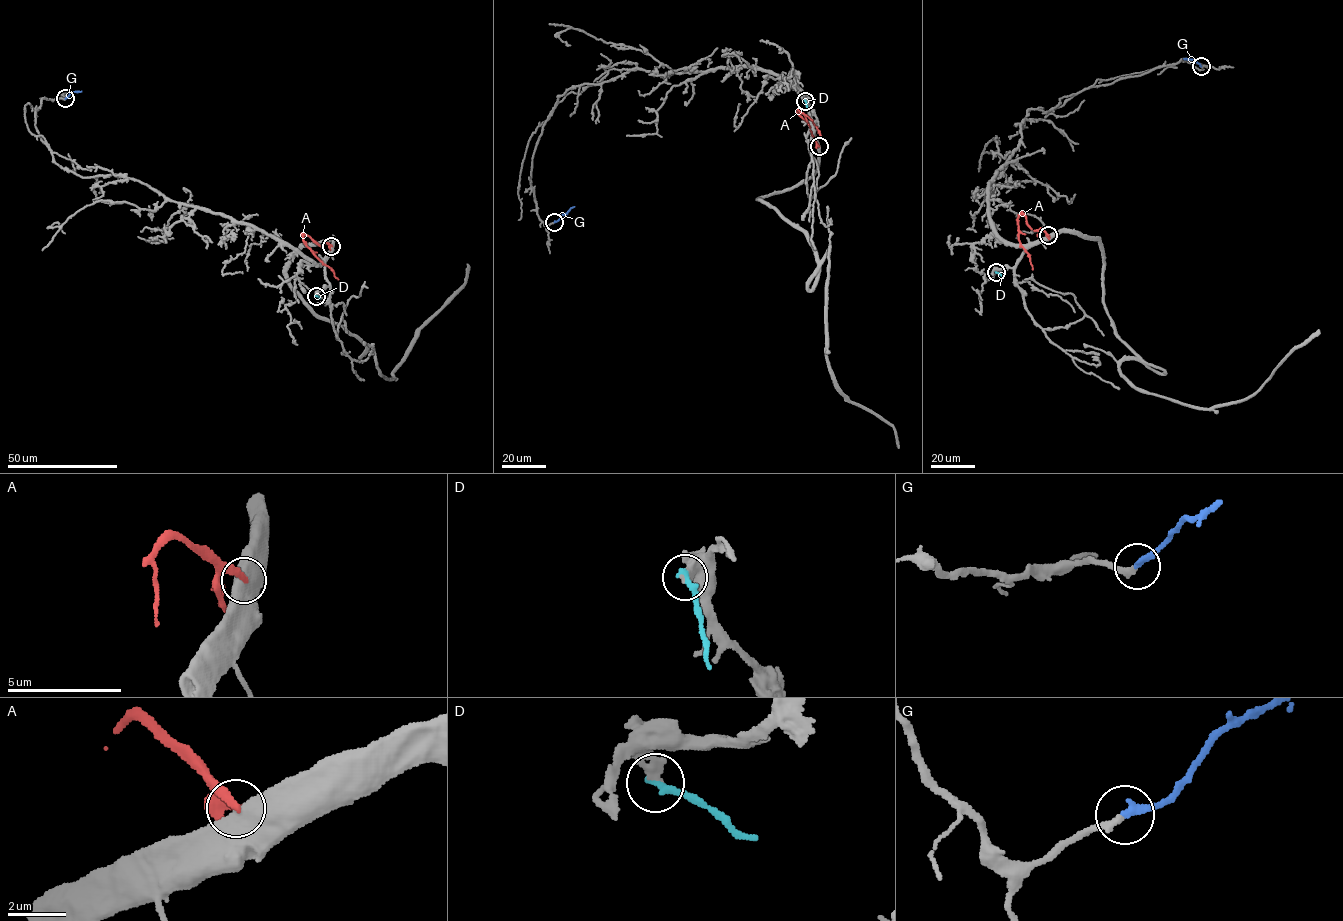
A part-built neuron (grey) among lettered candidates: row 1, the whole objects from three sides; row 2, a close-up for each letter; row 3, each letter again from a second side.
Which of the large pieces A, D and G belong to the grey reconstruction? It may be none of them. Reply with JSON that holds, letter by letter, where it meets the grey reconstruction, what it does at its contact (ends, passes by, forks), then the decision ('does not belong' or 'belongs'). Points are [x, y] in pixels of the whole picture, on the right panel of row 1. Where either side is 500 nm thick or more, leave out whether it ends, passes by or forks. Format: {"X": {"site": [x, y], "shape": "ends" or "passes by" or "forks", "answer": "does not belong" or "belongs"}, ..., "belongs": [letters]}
{"A": {"site": [1048, 235], "answer": "does not belong"}, "D": {"site": [996, 272], "shape": "ends", "answer": "does not belong"}, "G": {"site": [1201, 66], "shape": "ends", "answer": "belongs"}, "belongs": ["G"]}

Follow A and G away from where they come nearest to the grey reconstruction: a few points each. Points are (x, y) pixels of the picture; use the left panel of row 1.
A: (332, 246), (325, 242), (319, 245), (303, 236), (305, 245), (332, 269), (339, 282)
G: (65, 98), (81, 91)

